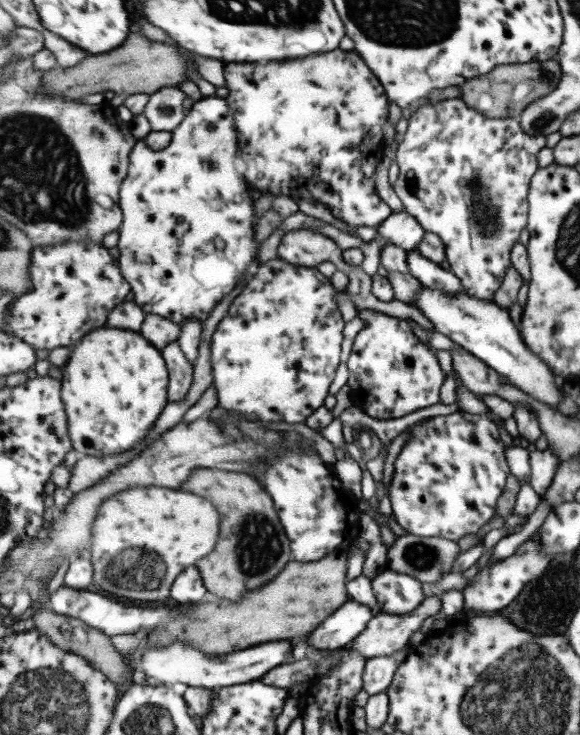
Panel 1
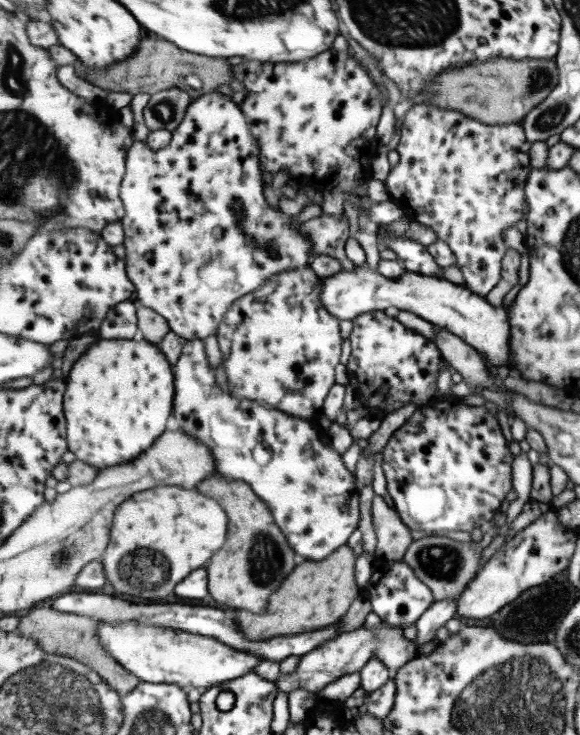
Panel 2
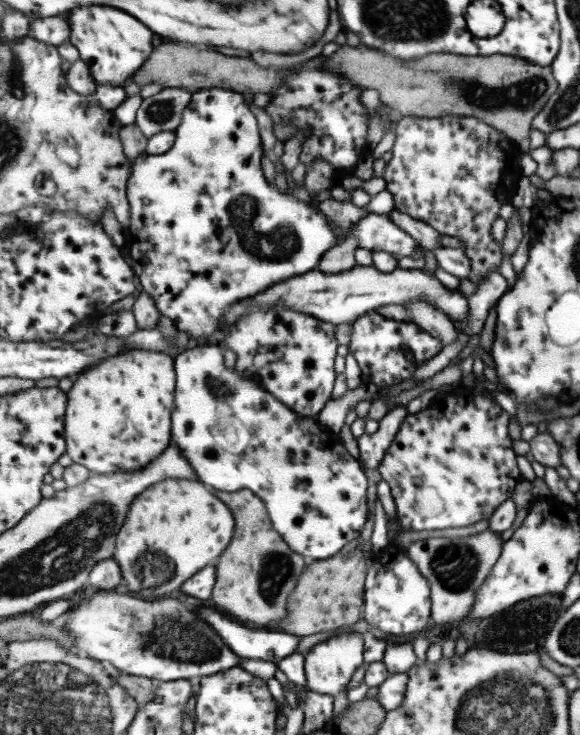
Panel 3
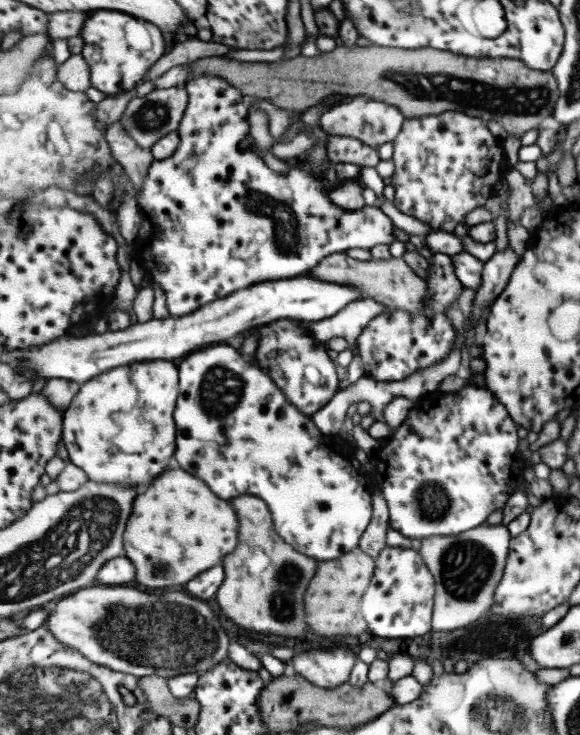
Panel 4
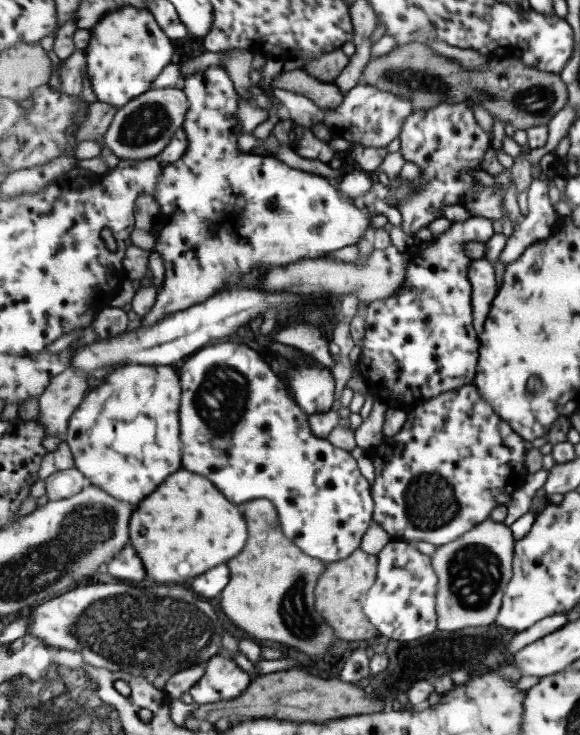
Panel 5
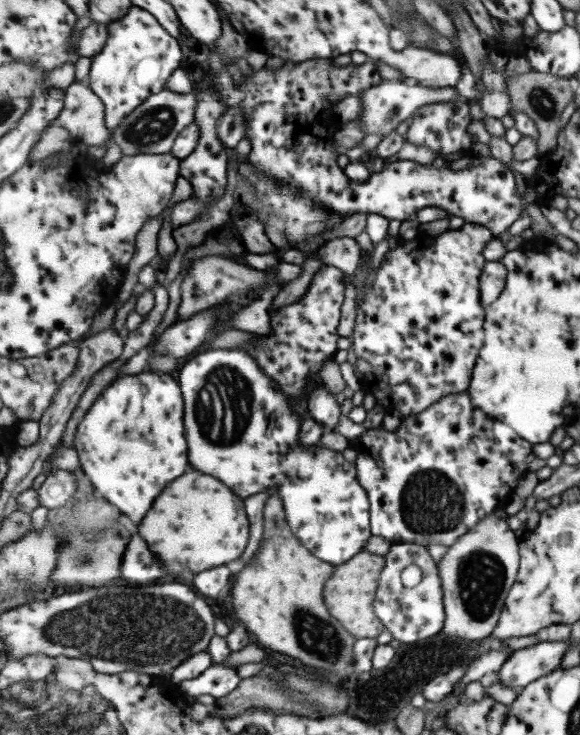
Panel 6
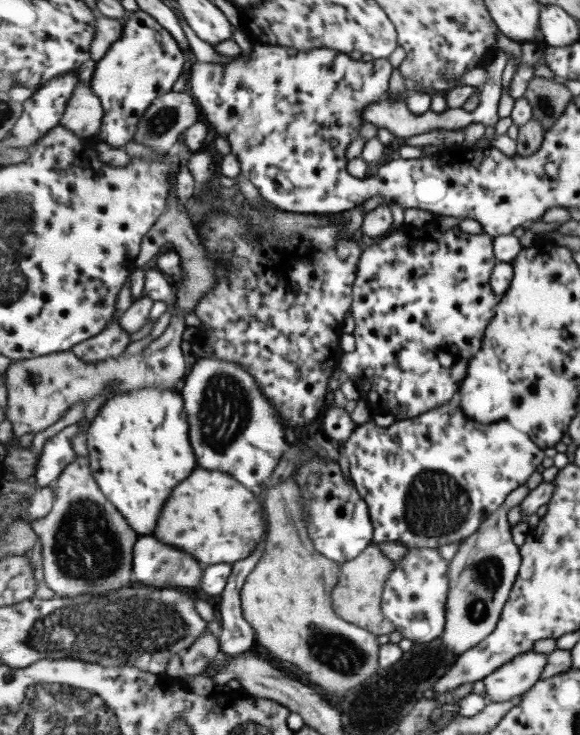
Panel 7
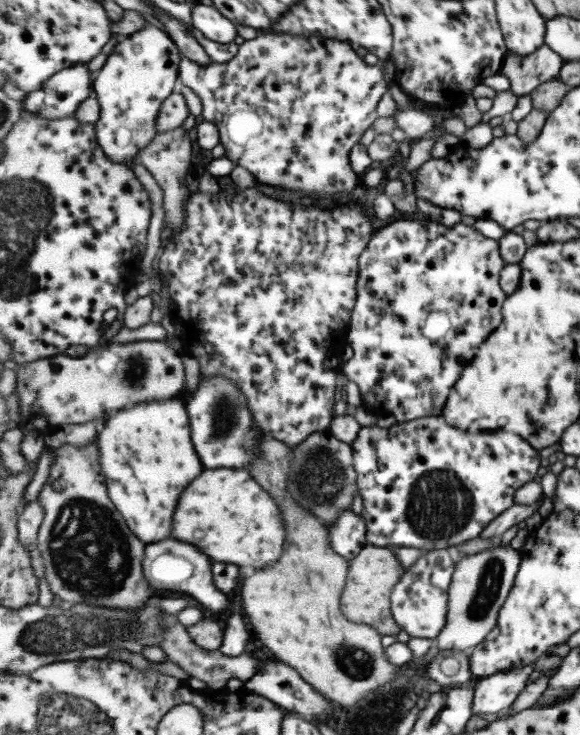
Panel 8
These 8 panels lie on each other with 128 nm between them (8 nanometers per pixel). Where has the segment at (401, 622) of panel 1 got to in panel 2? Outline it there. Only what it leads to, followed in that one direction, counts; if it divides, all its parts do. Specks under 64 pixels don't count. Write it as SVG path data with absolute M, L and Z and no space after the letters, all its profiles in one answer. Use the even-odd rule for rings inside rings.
M380 622L379 627L375 630L359 627L352 632L345 632L337 638L329 641L325 645L312 650L309 654L301 657L300 665L296 672L285 674L279 672L277 675L277 687L284 693L296 691L299 688L308 690L311 693L318 693L325 686L329 686L331 682L339 680L345 674L353 674L360 670L375 656L381 659L393 674L403 668L408 662L419 656L418 646L416 642L408 641L403 634L403 630L399 628L391 628L385 622Z

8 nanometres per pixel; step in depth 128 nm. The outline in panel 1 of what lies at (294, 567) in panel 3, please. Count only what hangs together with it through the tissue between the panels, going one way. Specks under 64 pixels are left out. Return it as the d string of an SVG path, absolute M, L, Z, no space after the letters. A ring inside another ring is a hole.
M197 469L192 476L181 490L193 490L193 494L209 498L217 510L221 510L221 542L217 542L217 550L197 566L210 596L239 602L245 592L251 590L251 594L265 586L263 582L271 582L293 560L292 542L280 521L272 494L257 478L219 469Z

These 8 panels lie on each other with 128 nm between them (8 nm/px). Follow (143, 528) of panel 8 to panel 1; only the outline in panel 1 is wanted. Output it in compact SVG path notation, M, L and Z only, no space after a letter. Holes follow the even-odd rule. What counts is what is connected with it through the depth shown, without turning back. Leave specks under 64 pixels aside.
M93 330L85 342L71 347L71 355L63 366L63 399L69 419L69 434L74 450L89 456L111 456L131 450L147 438L152 426L169 404L170 372L162 350L140 332L132 330Z

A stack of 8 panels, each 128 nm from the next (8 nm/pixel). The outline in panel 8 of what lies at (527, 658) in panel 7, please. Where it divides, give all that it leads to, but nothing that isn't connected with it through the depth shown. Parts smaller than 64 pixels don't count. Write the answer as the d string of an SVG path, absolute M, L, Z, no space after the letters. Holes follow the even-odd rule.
M535 664L503 671L488 677L482 677L476 686L473 712L479 714L497 714L509 710L528 685L527 680L535 672Z

